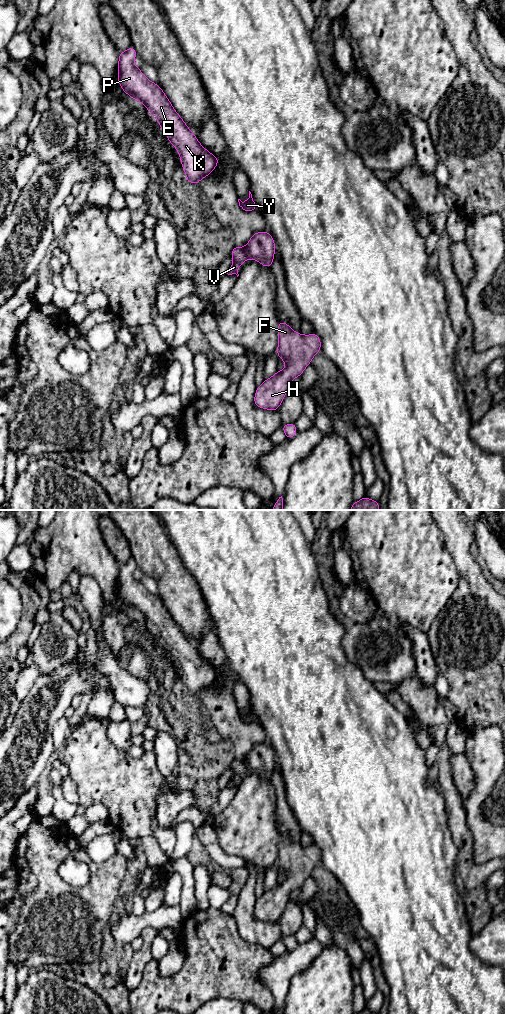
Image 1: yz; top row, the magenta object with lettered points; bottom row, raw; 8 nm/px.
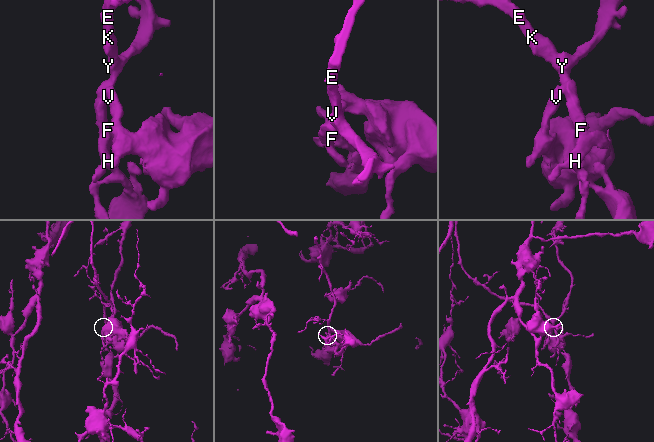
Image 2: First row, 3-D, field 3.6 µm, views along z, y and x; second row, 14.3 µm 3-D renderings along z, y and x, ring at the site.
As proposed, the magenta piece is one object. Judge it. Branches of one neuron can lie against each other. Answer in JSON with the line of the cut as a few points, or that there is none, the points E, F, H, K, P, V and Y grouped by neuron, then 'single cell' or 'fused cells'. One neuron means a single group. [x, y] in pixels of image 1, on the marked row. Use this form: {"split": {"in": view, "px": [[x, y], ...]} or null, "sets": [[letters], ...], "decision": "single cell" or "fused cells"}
{"split": {"in": "yz", "px": [[245, 246], [249, 257]]}, "sets": [["E", "F", "H", "K", "P", "Y"], ["V"]], "decision": "fused cells"}

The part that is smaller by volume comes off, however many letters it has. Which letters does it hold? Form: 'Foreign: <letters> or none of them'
Foreign: V

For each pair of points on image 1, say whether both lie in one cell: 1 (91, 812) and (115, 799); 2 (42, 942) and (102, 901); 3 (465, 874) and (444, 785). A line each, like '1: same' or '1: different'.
1: different
2: same
3: same

